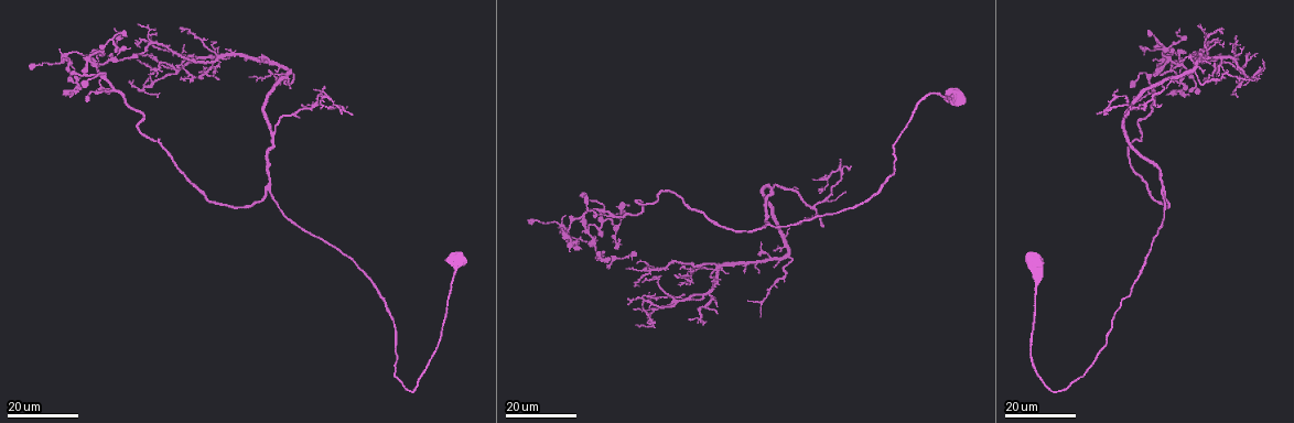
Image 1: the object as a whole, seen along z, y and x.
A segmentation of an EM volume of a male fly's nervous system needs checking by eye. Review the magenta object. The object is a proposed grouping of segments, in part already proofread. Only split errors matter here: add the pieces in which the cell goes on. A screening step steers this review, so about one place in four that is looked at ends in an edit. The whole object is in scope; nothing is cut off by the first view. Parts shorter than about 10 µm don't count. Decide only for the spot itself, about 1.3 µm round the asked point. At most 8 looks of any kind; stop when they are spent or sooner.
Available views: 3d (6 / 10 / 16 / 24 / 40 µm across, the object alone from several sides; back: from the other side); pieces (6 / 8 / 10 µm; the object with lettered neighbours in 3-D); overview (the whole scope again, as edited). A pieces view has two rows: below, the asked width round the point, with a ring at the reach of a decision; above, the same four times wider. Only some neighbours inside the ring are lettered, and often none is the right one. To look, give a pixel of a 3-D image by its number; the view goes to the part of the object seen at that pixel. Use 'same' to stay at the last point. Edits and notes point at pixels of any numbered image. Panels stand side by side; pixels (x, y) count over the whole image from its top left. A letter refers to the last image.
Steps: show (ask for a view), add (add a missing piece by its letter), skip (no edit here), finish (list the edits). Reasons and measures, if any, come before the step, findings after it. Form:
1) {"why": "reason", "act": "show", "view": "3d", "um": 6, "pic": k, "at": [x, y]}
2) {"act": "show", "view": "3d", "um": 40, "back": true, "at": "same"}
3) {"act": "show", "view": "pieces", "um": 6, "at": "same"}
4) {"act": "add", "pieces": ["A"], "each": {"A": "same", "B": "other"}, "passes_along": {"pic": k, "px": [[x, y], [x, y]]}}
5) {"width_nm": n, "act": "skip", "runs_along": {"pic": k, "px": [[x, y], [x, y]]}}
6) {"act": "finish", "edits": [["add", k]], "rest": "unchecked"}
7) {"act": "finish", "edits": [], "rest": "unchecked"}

{"why": "an open end", "act": "show", "view": "3d", "um": 24, "pic": 1, "at": [742, 270]}

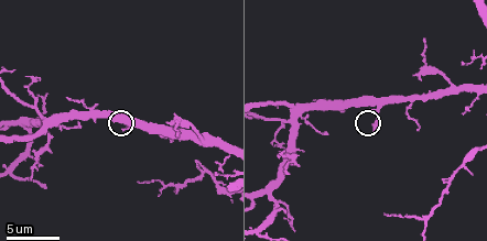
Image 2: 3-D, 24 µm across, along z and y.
{"act": "show", "view": "pieces", "um": 10, "pic": 2, "at": [375, 128]}

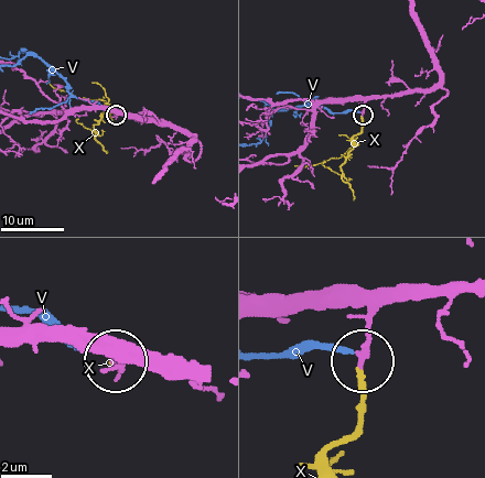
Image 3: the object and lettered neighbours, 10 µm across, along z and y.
{"width_nm": 260, "act": "add", "pieces": ["X"], "each": {"V": "other", "X": "same"}, "passes_along": {"pic": 3, "px": [[390, 301], [367, 336], [358, 425], [335, 444], [329, 463]]}, "found": "it goes on there"}

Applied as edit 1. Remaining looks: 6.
{"why": "free end", "act": "show", "view": "3d", "um": 16, "pic": 1, "at": [1184, 53]}

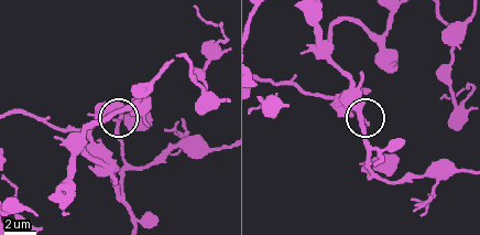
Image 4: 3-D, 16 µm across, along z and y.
{"why": "what lies round it", "act": "show", "view": "pieces", "um": 6, "pic": 4, "at": [367, 124]}

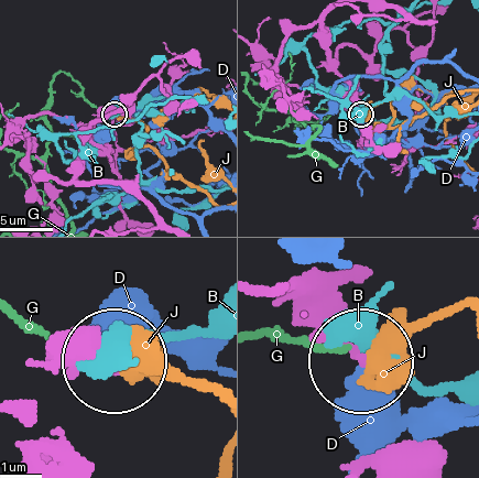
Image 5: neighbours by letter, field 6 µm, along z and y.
{"act": "skip", "each": {"B": "other", "D": "other", "G": "other", "J": "other"}, "runs_along": {"pic": 5, "px": [[283, 286], [360, 360]]}, "found": "no lettered piece goes on from it"}

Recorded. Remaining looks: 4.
{"why": "tapers out", "act": "show", "view": "3d", "um": 24, "pic": 1, "at": [606, 268]}

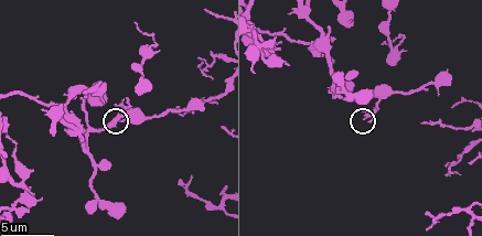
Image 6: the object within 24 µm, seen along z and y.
{"why": "closer look", "act": "show", "view": "3d", "um": 10, "pic": 6, "at": [363, 117]}

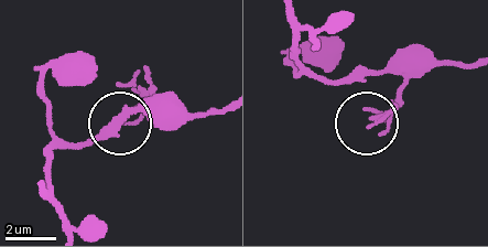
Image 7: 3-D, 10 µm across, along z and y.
{"act": "show", "view": "pieces", "um": 6, "pic": 7, "at": [369, 125]}

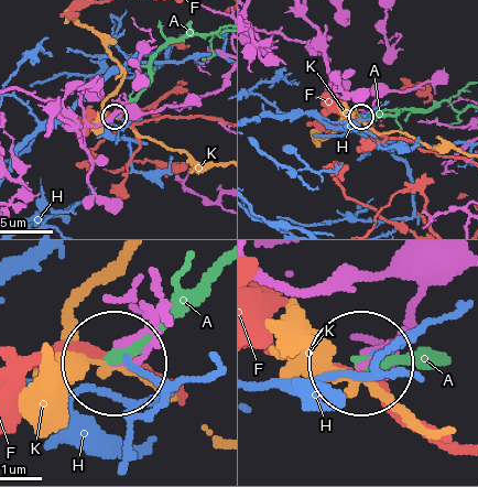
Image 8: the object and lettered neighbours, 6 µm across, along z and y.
{"act": "skip", "each": {"A": "other", "F": "other", "H": "other", "K": "other"}, "runs_along": {"pic": 8, "px": [[169, 318], [120, 357]]}, "found": "no lettered piece goes on from it"}

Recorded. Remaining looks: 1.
{"why": "branch stops here", "act": "show", "view": "pieces", "um": 6, "pic": 6, "at": [394, 63]}

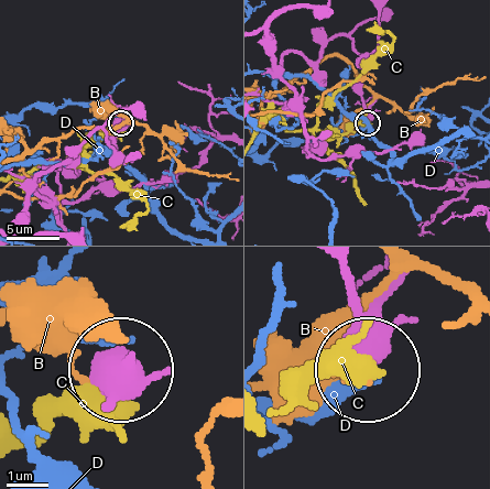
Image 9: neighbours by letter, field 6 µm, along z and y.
{"act": "skip", "each": {"B": "other", "C": "other", "D": "other"}, "found": "no lettered piece goes on from it"}

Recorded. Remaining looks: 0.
{"act": "finish", "edits": [["add", 3]], "rest": "unchecked"}

